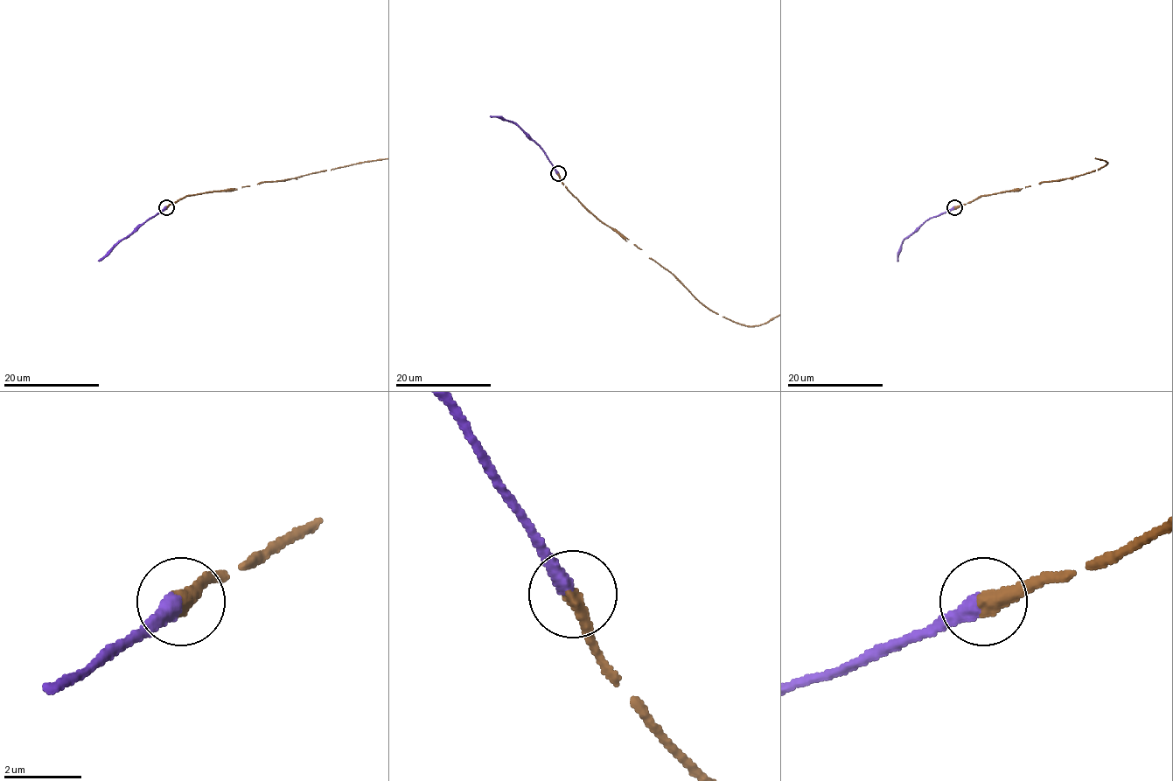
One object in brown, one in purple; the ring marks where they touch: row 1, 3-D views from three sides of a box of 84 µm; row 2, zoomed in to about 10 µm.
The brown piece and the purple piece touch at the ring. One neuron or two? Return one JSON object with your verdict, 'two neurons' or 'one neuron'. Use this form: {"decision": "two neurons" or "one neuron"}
{"decision": "one neuron"}

